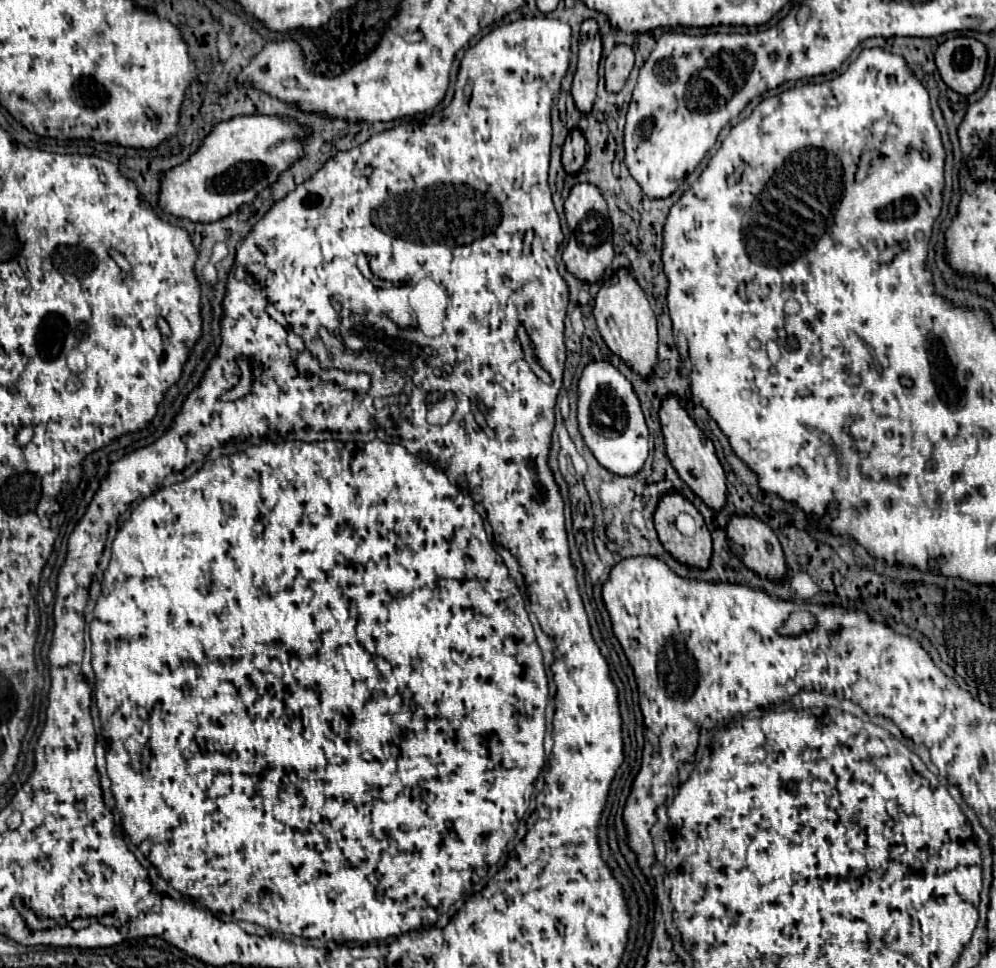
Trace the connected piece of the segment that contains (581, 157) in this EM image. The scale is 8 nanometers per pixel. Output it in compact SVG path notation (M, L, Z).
M571 129L565 145L563 145L563 165L567 173L579 173L587 157L587 141L581 129Z

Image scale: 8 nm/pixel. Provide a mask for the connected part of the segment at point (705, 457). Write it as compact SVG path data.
M669 395L663 399L659 409L659 419L667 445L667 457L671 459L675 471L693 489L693 493L703 499L703 503L719 511L725 505L725 471L715 455L713 443L703 435L703 431L697 427L689 411L681 405L677 395Z

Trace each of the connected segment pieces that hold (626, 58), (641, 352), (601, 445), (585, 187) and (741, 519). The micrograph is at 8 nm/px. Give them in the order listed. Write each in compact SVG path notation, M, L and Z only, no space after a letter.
M615 45L605 61L605 81L609 93L619 93L633 69L635 55L629 45Z
M621 267L609 281L605 281L595 297L593 315L607 347L627 361L639 375L649 377L657 361L657 327L655 313L647 301L645 291L627 267Z
M591 361L579 379L579 401L577 401L579 431L593 451L597 461L617 473L633 475L647 459L647 425L643 419L641 403L633 391L631 381L609 361Z
M577 183L567 197L567 225L569 225L569 243L563 251L563 263L567 271L571 271L577 279L585 283L595 283L601 279L603 271L613 261L613 245L611 245L611 219L607 201L601 195L599 187L593 183Z
M731 515L727 521L727 537L731 551L757 575L769 577L769 579L783 579L787 569L785 569L785 557L781 551L781 543L775 535L775 531L761 521L755 515Z

